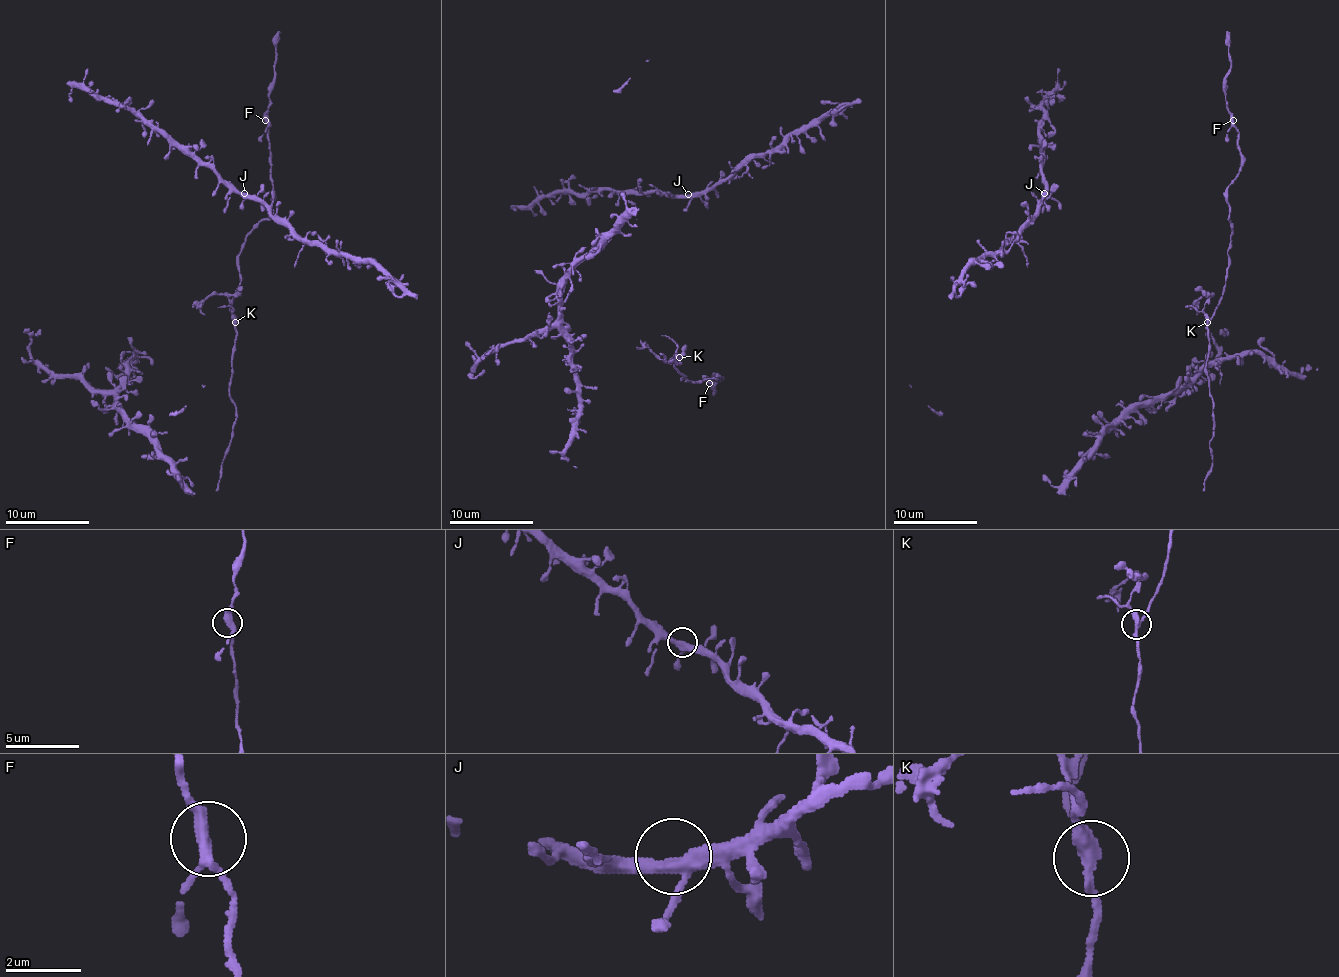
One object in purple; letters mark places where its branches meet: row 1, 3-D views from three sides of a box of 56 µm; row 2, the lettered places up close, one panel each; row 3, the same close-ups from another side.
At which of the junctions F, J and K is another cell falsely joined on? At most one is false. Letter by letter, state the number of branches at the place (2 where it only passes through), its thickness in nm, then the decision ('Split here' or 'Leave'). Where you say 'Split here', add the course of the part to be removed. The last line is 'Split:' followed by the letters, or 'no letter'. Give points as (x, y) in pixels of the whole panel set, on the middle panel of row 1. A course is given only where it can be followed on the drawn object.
F: Branches: 3. Thickness 300 nm. Leave
J: Branches: 3. Thickness 360 nm. Leave
K: Branches: 3. Thickness 280 nm. Split here. Course of the part to remove: (680, 358), (676, 354), (667, 360), (644, 347), (648, 347)
Split: K

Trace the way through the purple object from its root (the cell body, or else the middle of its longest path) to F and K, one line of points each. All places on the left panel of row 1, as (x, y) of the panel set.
F: (192, 306), (211, 294), (223, 294), (234, 317), (238, 254), (244, 237), (271, 214), (273, 181), (265, 120)
K: (192, 306), (200, 304), (211, 294), (223, 294), (236, 321)

